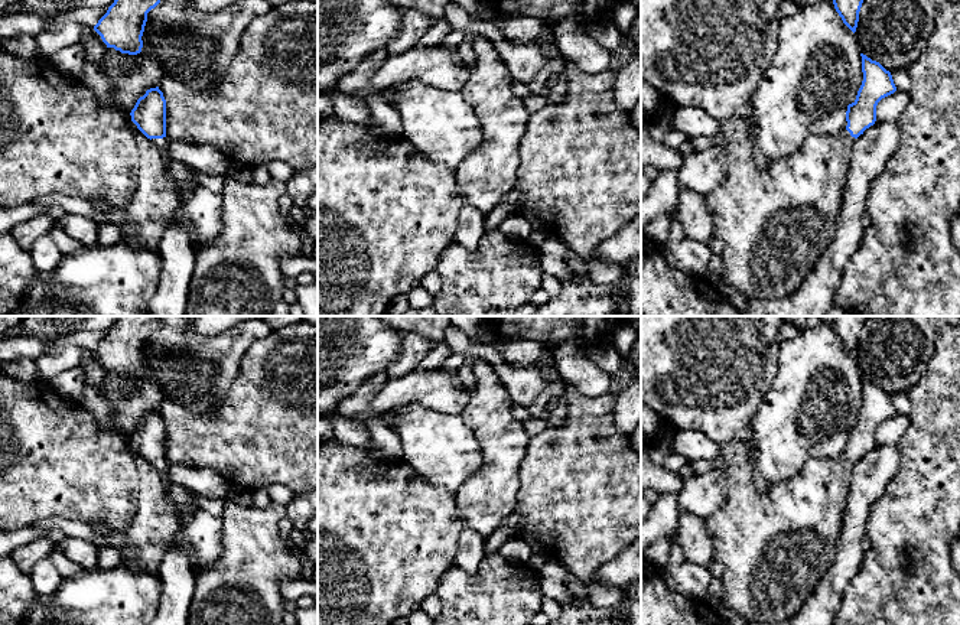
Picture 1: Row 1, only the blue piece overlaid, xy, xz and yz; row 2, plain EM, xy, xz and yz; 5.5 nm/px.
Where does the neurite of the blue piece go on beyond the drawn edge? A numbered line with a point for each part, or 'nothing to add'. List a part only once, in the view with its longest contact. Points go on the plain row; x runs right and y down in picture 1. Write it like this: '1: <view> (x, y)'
1: xy (181, 497)

